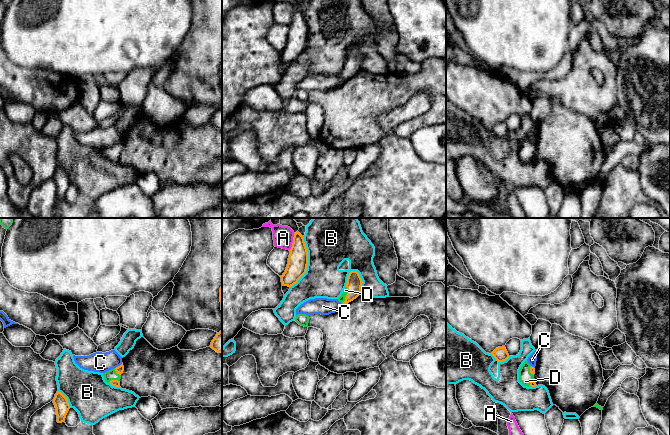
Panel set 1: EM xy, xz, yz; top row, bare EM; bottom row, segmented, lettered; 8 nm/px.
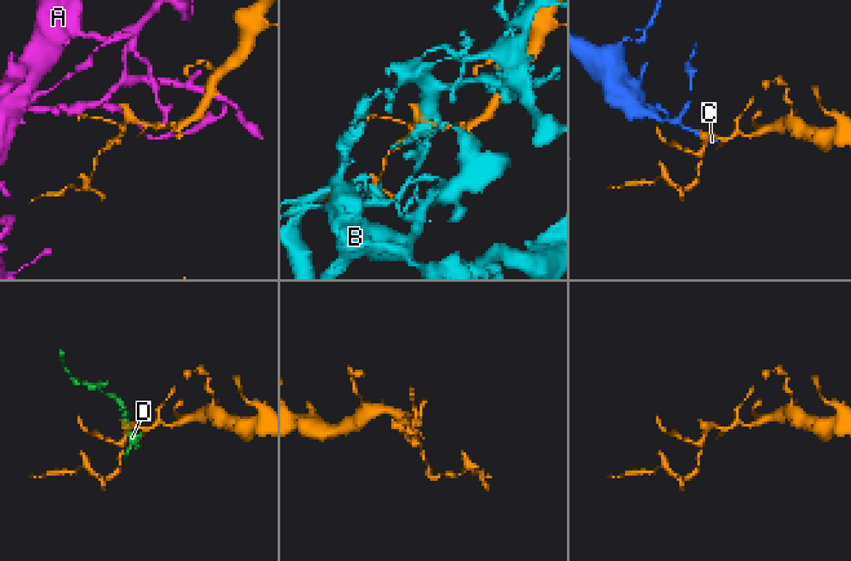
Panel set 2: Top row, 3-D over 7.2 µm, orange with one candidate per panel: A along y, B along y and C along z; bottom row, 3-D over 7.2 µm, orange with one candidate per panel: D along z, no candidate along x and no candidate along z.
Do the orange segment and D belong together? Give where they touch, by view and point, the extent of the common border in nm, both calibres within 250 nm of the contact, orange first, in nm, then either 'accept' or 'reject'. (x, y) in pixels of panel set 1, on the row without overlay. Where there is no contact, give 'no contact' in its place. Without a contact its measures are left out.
xz (346, 71) | 150 nm | 130/50 nm | accept

